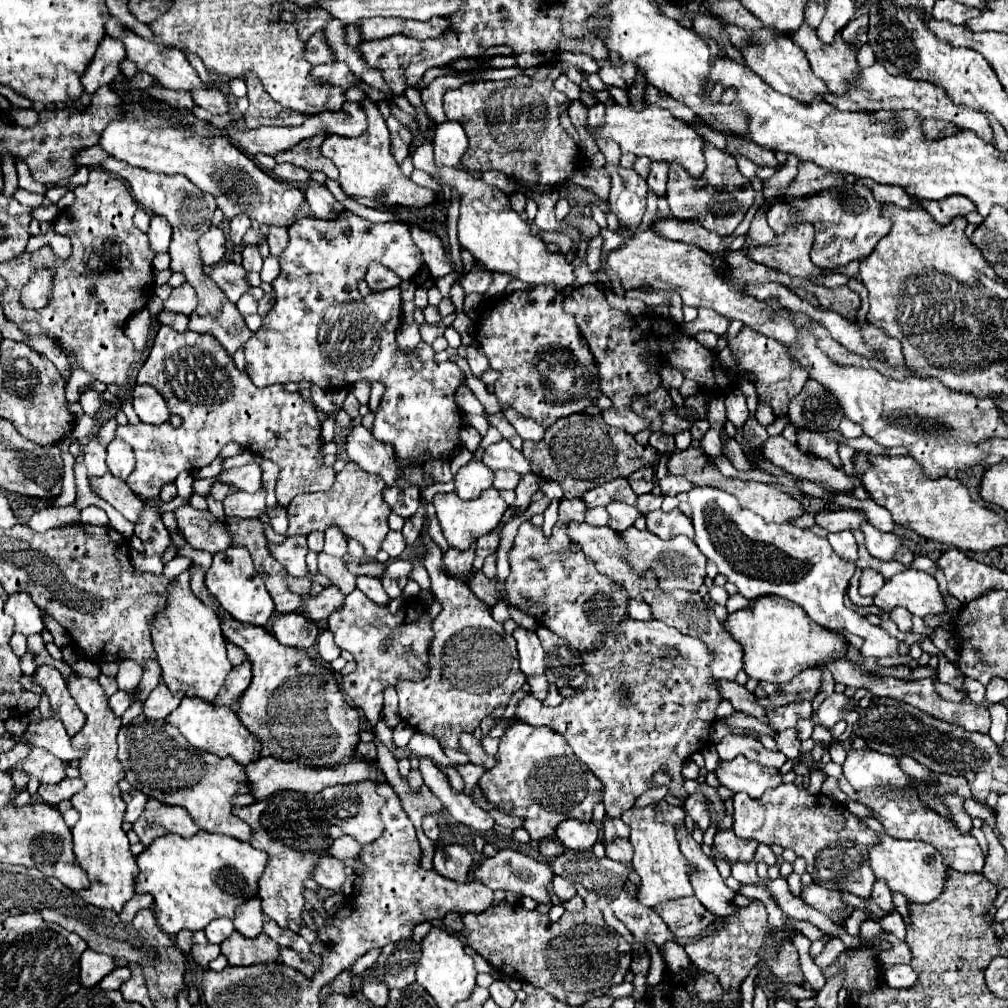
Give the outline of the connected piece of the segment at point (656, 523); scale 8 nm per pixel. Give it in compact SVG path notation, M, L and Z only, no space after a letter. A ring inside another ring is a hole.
M678 508L664 512L664 510L654 510L646 516L648 530L660 538L674 538L678 534L686 534L688 538L694 538L694 528L688 516L684 516Z

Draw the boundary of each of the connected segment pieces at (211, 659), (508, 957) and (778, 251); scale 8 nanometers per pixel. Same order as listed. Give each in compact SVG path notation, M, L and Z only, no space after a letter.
M190 570L176 576L168 586L166 610L154 616L150 630L164 684L172 692L182 690L186 696L212 702L214 696L218 696L228 672L232 670L232 664L226 656L226 638L222 636L218 614L204 606L190 590Z
M502 900L498 904L492 904L484 912L464 914L462 922L466 944L480 952L490 962L492 968L514 980L530 982L546 990L552 998L570 1006L580 1006L586 1000L604 996L612 986L622 984L626 972L630 970L632 948L618 932L606 926L600 910L584 908L582 912L564 912L564 916L558 922L550 922L548 914L526 910L520 902Z
M798 222L768 244L746 244L742 248L746 250L746 256L766 268L808 280L810 274L824 276L822 268L814 266L810 259L813 241L814 226L808 222Z

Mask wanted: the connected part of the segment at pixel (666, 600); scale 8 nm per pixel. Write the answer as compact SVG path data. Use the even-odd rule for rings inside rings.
M646 590L646 592L642 592L642 598L650 606L654 620L662 620L664 624L674 626L682 634L700 638L708 646L708 650L714 654L714 660L710 662L710 672L716 680L736 680L736 674L742 670L742 656L744 656L742 646L738 642L734 642L732 636L722 628L722 624L714 616L712 608L704 602L704 598L698 592Z

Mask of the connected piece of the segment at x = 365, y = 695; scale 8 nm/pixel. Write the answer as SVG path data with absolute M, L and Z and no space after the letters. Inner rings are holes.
M356 588L346 596L342 608L328 618L328 628L334 632L336 644L356 658L356 670L342 678L342 690L350 696L354 706L364 712L370 724L378 724L382 718L382 696L388 686L394 686L398 680L418 682L426 678L406 660L406 654L414 654L424 662L424 666L428 666L428 648L434 632L428 602L424 602L420 596L404 600L396 612L390 612L388 606L374 604Z

